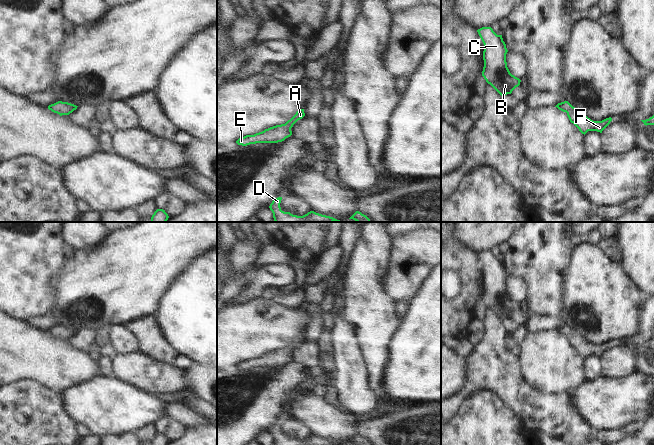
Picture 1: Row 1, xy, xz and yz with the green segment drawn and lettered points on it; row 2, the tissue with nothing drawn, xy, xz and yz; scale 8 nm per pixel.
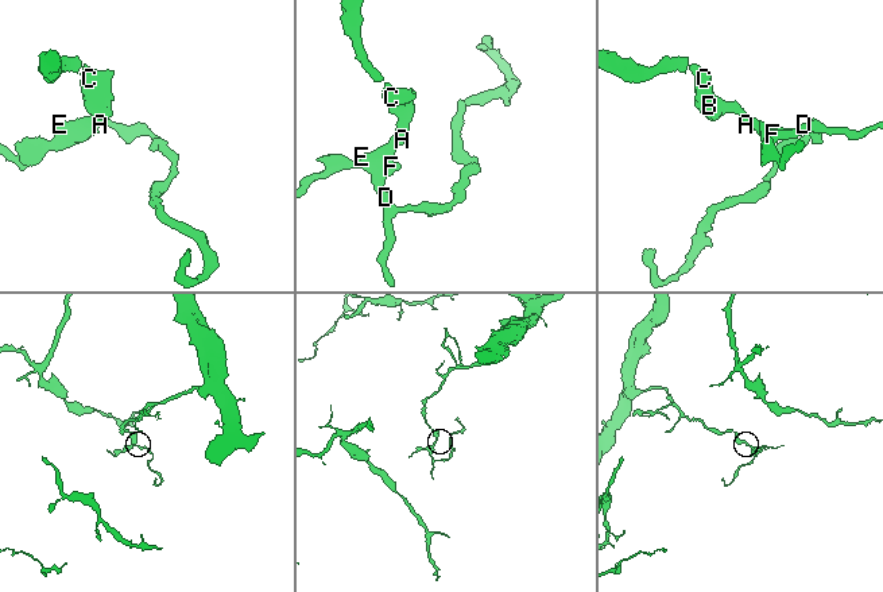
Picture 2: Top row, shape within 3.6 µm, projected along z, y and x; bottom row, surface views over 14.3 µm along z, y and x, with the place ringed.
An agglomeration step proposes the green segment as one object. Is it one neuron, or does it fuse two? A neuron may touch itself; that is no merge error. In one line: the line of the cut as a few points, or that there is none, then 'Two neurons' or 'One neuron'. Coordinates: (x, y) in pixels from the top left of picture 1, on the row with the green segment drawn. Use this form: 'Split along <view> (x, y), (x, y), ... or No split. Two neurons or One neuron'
No split. One neuron

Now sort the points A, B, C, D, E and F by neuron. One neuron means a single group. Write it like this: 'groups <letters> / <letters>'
groups A B C D E F

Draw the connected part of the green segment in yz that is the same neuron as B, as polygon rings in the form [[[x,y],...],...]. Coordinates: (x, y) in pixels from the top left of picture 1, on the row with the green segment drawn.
[[[482,27],[477,32],[484,44],[482,76],[502,97],[511,94],[520,85],[521,80],[512,75],[507,67],[506,54],[508,50],[502,35],[497,35],[491,27]]]

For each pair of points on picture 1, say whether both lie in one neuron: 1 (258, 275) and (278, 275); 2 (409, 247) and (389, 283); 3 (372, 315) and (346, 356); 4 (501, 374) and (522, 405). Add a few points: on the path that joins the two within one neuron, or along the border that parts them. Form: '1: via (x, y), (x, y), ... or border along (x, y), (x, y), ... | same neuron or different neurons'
1: via (263, 275), (273, 275) | same neuron
2: via (404, 256), (397, 263), (397, 274) | same neuron
3: border along (344, 320), (351, 325), (364, 363) | different neurons
4: via (507, 382), (520, 397) | same neuron

